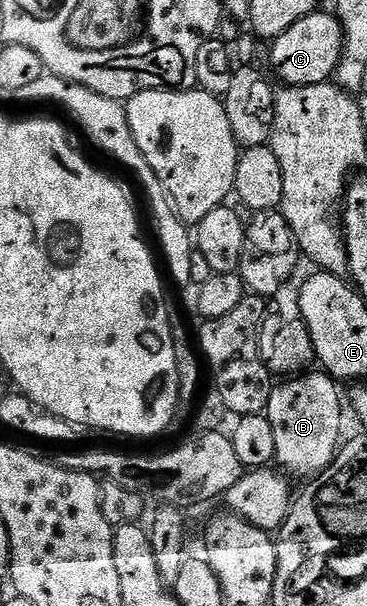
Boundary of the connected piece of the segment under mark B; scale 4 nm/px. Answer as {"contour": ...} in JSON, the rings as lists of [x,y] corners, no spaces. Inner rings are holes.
{"contour":[[[323,371],[312,372],[275,384],[270,403],[264,412],[272,427],[277,464],[280,463],[280,467],[291,476],[304,477],[303,479],[311,478],[331,465],[338,452],[338,441],[342,433],[339,384]]]}

